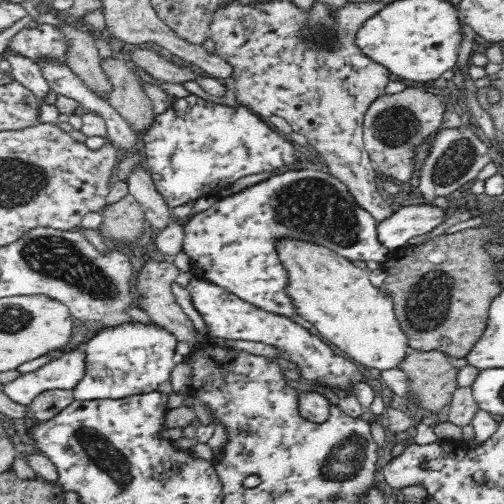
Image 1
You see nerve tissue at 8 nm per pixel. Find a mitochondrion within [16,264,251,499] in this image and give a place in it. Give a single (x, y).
(102, 453)

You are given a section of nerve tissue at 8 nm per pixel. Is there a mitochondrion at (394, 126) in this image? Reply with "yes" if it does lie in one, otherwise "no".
yes

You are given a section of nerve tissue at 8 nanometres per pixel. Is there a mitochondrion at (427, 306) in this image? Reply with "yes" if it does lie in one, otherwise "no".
yes

